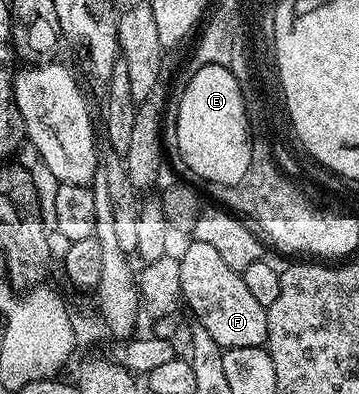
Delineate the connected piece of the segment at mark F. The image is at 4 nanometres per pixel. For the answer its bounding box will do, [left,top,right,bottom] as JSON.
[179,240,267,349]

